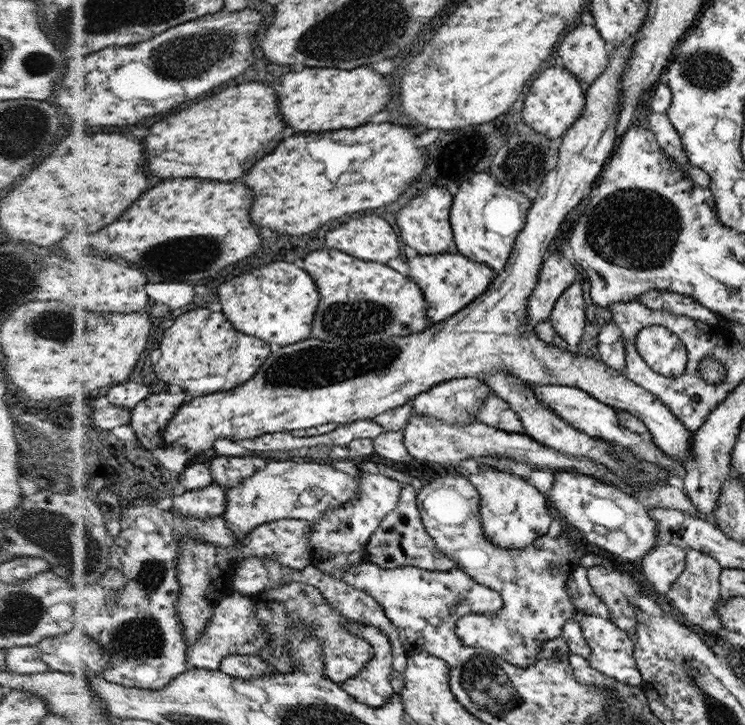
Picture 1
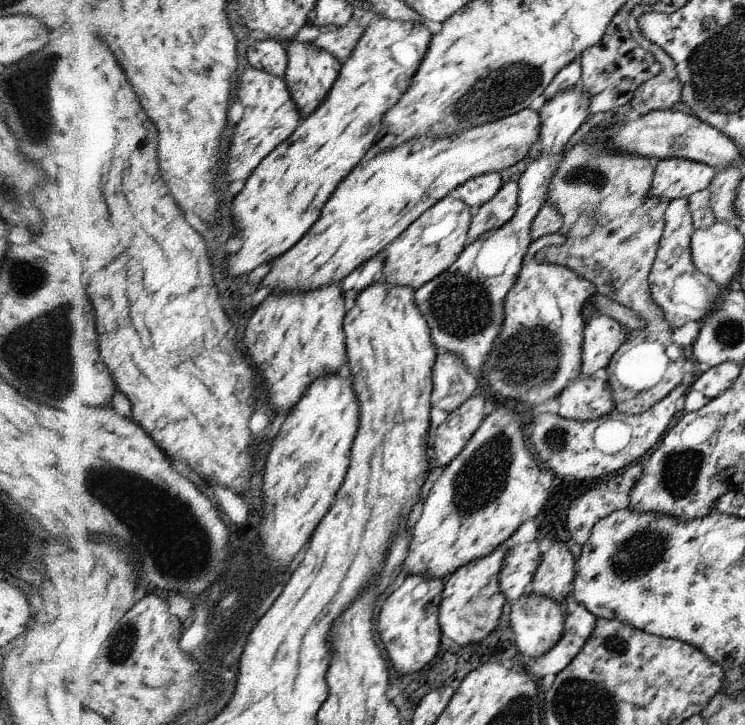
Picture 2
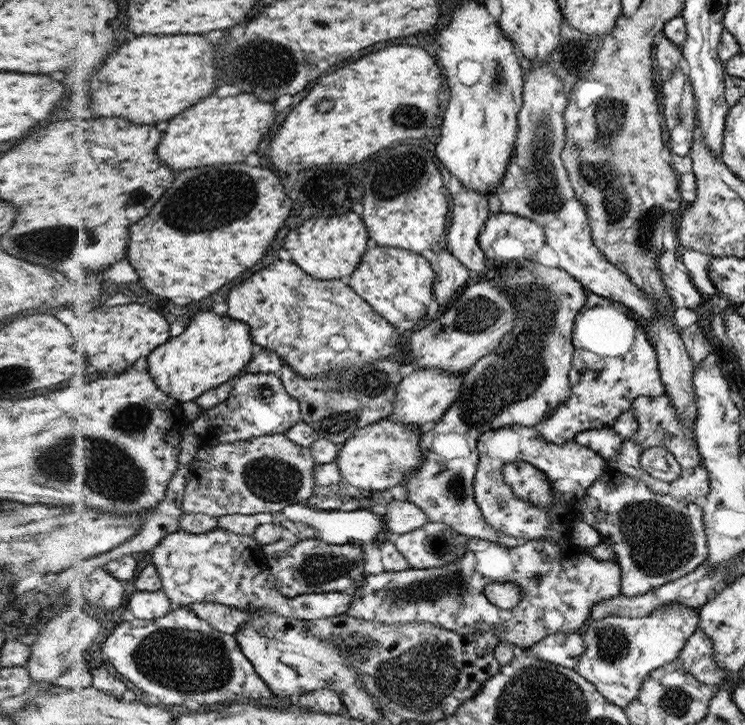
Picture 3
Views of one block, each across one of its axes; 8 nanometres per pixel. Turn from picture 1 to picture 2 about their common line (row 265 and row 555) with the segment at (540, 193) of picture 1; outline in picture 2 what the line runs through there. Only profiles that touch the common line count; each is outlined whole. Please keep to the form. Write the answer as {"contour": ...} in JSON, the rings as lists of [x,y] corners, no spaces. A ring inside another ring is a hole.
{"contour":[[[538,540],[514,545],[505,558],[501,572],[501,590],[506,598],[515,601],[536,576],[540,562]]]}

